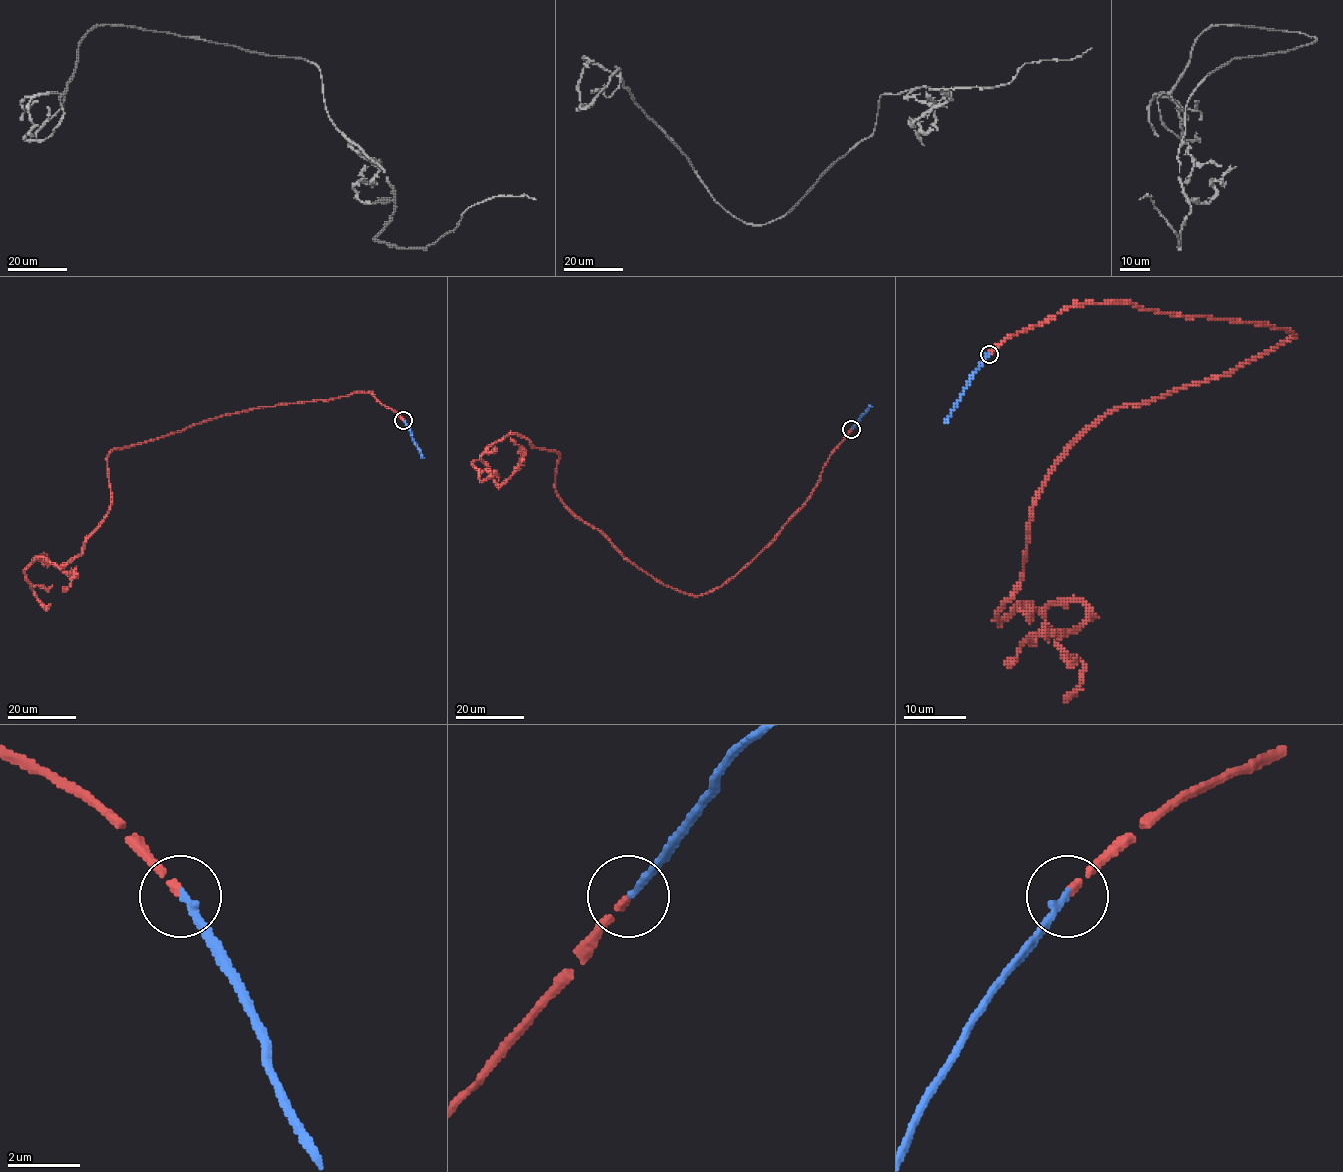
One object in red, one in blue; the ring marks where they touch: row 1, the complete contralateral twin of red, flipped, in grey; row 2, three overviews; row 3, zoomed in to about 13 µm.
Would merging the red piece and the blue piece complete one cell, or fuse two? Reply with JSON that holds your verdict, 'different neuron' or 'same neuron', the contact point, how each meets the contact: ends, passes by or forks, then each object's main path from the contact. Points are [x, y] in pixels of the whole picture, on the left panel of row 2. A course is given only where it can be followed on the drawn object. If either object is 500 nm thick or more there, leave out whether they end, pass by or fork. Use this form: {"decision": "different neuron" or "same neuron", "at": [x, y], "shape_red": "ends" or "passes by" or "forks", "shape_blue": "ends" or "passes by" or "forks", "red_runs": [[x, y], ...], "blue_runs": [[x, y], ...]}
{"decision": "same neuron", "at": [403, 420], "shape_red": "ends", "shape_blue": "ends", "red_runs": [[403, 421], [358, 391], [116, 448], [109, 511], [84, 547], [64, 565], [33, 559], [73, 573], [63, 591]], "blue_runs": [[403, 421], [422, 458]]}

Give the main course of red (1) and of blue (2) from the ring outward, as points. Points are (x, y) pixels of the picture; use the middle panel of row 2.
1: (851, 429), (777, 536), (691, 595), (564, 504), (555, 451), (504, 436), (481, 457), (497, 483), (511, 439)
2: (851, 429), (870, 404)

